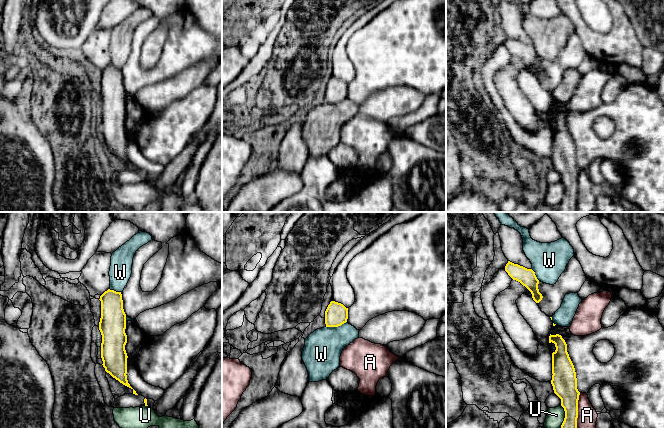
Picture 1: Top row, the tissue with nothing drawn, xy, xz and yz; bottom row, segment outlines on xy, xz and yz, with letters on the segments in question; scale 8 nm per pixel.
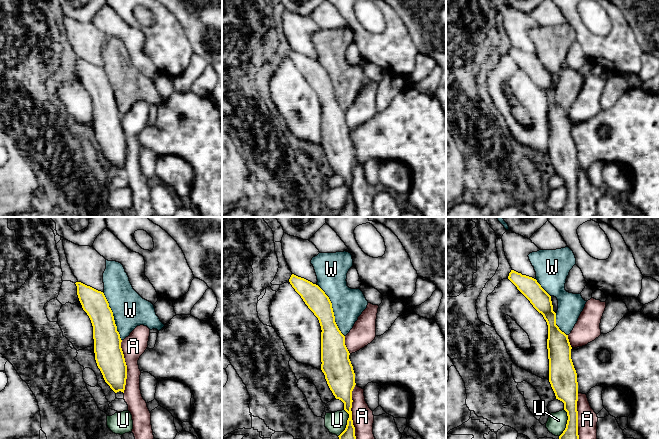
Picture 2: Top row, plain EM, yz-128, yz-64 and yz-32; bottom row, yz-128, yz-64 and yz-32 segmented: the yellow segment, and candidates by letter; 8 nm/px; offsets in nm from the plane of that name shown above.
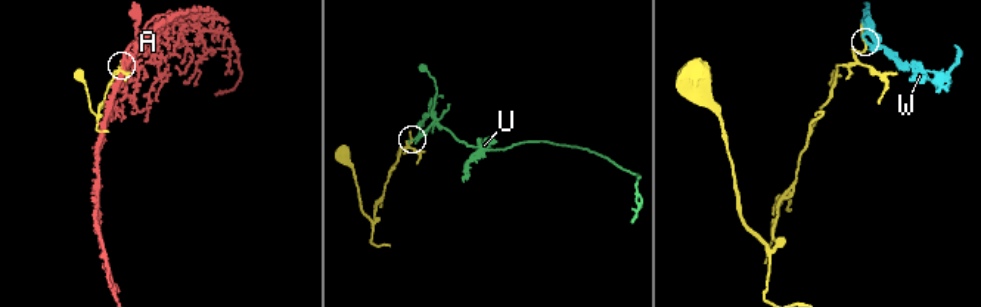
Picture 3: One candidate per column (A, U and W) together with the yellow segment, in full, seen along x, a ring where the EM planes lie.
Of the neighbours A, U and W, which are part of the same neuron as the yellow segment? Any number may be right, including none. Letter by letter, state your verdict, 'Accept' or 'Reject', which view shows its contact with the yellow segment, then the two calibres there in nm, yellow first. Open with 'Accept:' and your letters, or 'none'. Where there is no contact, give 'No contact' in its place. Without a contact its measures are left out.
Accept: W
A: Reject. Touches yellow in yz. Thickness 190 nm (yellow) against 160 nm
U: Reject. Touches yellow in yz. Thickness 180 nm (yellow) against 140 nm
W: Accept. Touches yellow in xz. Thickness 190 nm (yellow) against 300 nm

